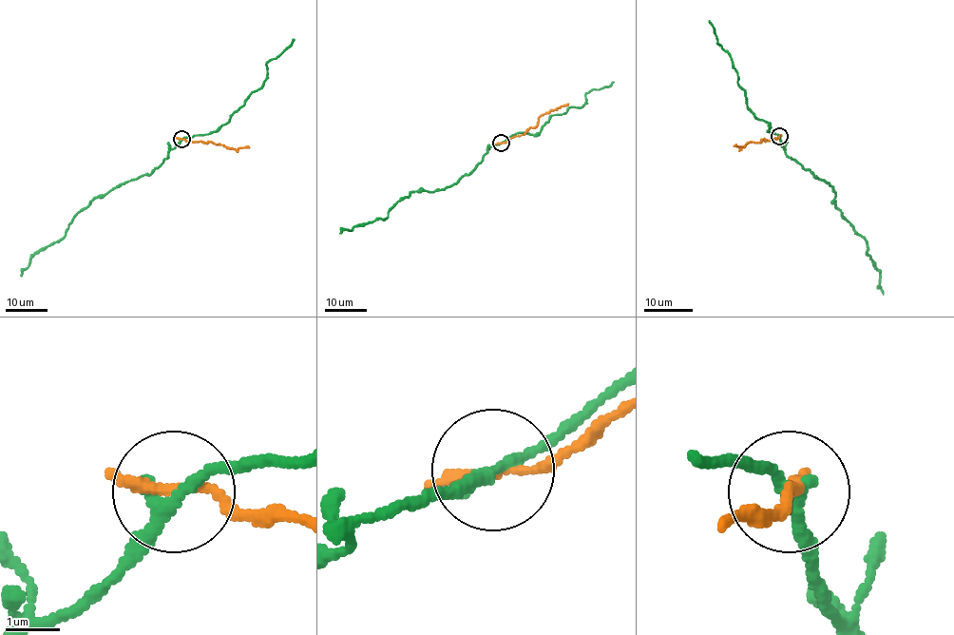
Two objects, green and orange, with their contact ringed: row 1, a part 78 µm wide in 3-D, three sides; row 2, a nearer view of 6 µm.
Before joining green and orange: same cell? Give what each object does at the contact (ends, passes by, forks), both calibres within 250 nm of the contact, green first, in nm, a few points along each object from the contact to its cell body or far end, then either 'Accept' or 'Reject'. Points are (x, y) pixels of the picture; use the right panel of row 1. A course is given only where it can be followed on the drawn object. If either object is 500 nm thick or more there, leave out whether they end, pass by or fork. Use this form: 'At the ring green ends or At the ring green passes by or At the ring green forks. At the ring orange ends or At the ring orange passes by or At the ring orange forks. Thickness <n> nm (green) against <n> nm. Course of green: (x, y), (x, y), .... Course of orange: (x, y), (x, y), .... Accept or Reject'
At the ring green passes by. At the ring orange passes by. Thickness 240 nm (green) against 180 nm. Course of green: (779, 136), (785, 153), (835, 192), (835, 206), (867, 242), (867, 251), (880, 273), (880, 287), (884, 295). Course of orange: (779, 136), (750, 142), (741, 148), (734, 145). Reject

